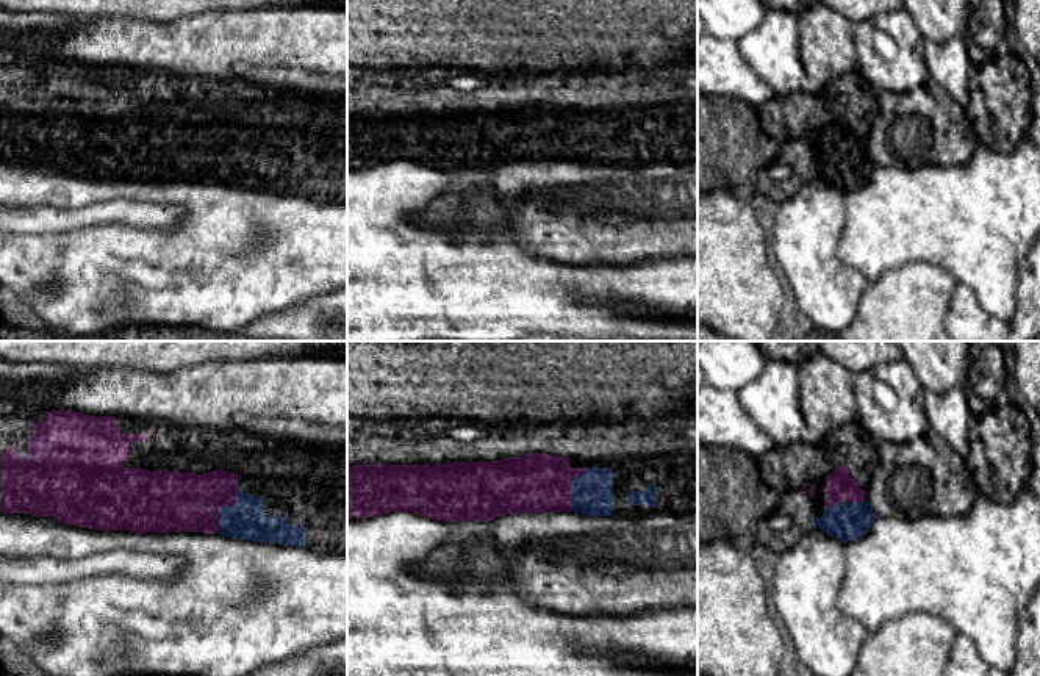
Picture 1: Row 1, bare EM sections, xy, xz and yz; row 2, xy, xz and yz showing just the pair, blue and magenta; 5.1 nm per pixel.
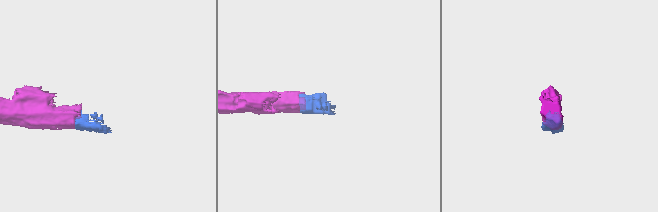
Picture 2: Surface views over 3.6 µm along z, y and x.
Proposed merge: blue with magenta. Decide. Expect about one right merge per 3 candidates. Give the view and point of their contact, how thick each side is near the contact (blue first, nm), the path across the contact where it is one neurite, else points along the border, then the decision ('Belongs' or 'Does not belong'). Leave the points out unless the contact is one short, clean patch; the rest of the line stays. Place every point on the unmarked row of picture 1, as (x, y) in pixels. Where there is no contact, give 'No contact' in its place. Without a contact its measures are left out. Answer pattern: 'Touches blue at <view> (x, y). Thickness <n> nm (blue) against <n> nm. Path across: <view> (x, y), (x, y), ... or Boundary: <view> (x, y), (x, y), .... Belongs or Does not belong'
Touches blue at xy (222, 157). Thickness 200 nm (blue) against 300 nm. Path across: xy (244, 169), (222, 157), (213, 152), (175, 151). Belongs

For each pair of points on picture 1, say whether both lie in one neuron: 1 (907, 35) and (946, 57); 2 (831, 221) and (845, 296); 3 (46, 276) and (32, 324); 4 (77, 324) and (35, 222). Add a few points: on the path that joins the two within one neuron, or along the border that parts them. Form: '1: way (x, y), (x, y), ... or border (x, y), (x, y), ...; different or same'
1: border (925, 41), (925, 68), (929, 74); different
2: way (826, 240), (826, 277); same
3: border (30, 309), (47, 324); different
4: border (75, 229), (50, 233), (16, 233); different

